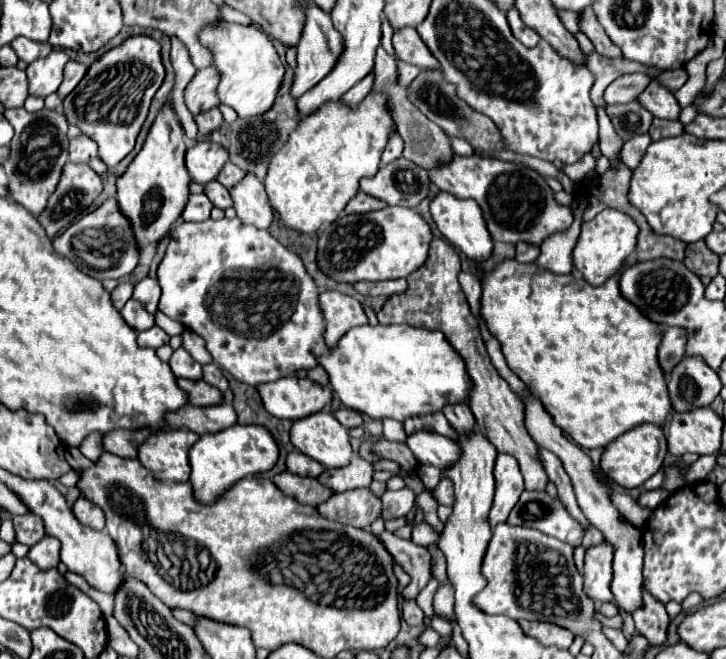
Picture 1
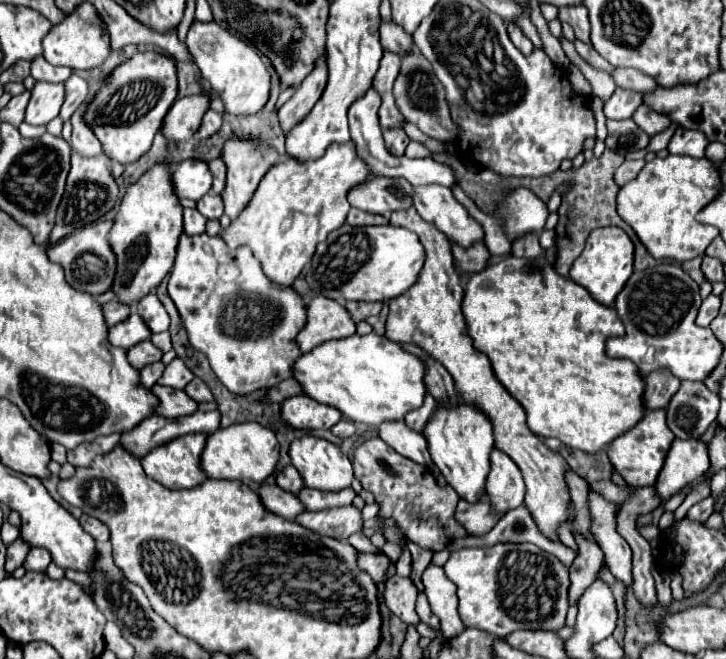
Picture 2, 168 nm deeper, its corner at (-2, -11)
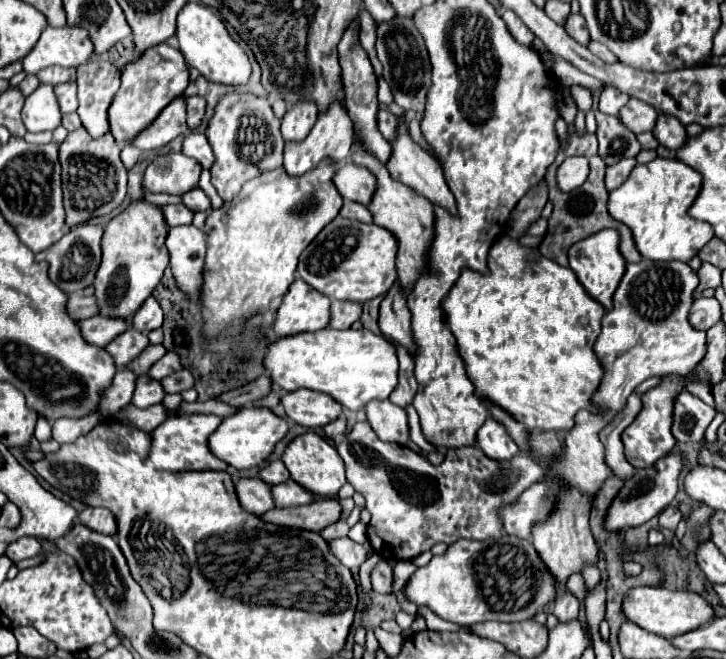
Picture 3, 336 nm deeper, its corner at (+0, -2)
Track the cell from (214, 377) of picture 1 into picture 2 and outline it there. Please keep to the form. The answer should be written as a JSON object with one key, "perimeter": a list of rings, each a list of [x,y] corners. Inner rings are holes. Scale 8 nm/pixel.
{"perimeter":[[[194,377],[188,385],[186,385],[186,393],[196,399],[198,403],[204,403],[204,401],[214,401],[214,395],[212,391],[208,389],[208,385],[200,379],[200,377]]]}

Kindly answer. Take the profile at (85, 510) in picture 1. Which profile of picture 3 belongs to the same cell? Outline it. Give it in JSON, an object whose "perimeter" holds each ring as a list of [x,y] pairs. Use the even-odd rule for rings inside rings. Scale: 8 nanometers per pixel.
{"perimeter":[[[88,506],[78,518],[90,530],[96,530],[96,532],[108,534],[108,536],[114,536],[116,534],[116,518],[106,508],[90,508]]]}

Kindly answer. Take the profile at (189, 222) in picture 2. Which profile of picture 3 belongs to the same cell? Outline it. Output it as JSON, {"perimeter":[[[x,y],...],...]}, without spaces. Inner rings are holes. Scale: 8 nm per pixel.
{"perimeter":[[[166,204],[162,206],[162,214],[166,220],[166,226],[182,226],[182,224],[192,224],[194,212],[188,210],[184,204]]]}

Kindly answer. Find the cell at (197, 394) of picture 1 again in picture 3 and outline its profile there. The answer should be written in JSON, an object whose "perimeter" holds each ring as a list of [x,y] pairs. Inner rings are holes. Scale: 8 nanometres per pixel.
{"perimeter":[[[148,374],[136,378],[136,388],[134,388],[130,404],[134,404],[136,408],[148,408],[152,404],[162,402],[162,398],[164,398],[164,390],[158,380],[150,378]]]}

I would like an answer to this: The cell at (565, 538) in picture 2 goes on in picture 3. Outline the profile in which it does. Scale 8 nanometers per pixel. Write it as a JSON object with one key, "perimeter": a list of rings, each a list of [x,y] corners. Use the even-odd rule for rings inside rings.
{"perimeter":[[[587,566],[582,573],[582,577],[584,578],[587,593],[594,589],[601,579],[600,571],[594,566]]]}

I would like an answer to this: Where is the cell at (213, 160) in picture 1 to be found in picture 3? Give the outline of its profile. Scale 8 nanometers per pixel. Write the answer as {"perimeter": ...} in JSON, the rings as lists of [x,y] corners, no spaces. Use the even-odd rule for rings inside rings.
{"perimeter":[[[162,154],[156,156],[142,178],[142,186],[154,194],[172,194],[182,196],[192,190],[200,178],[200,166],[192,162],[192,158],[184,154]]]}

